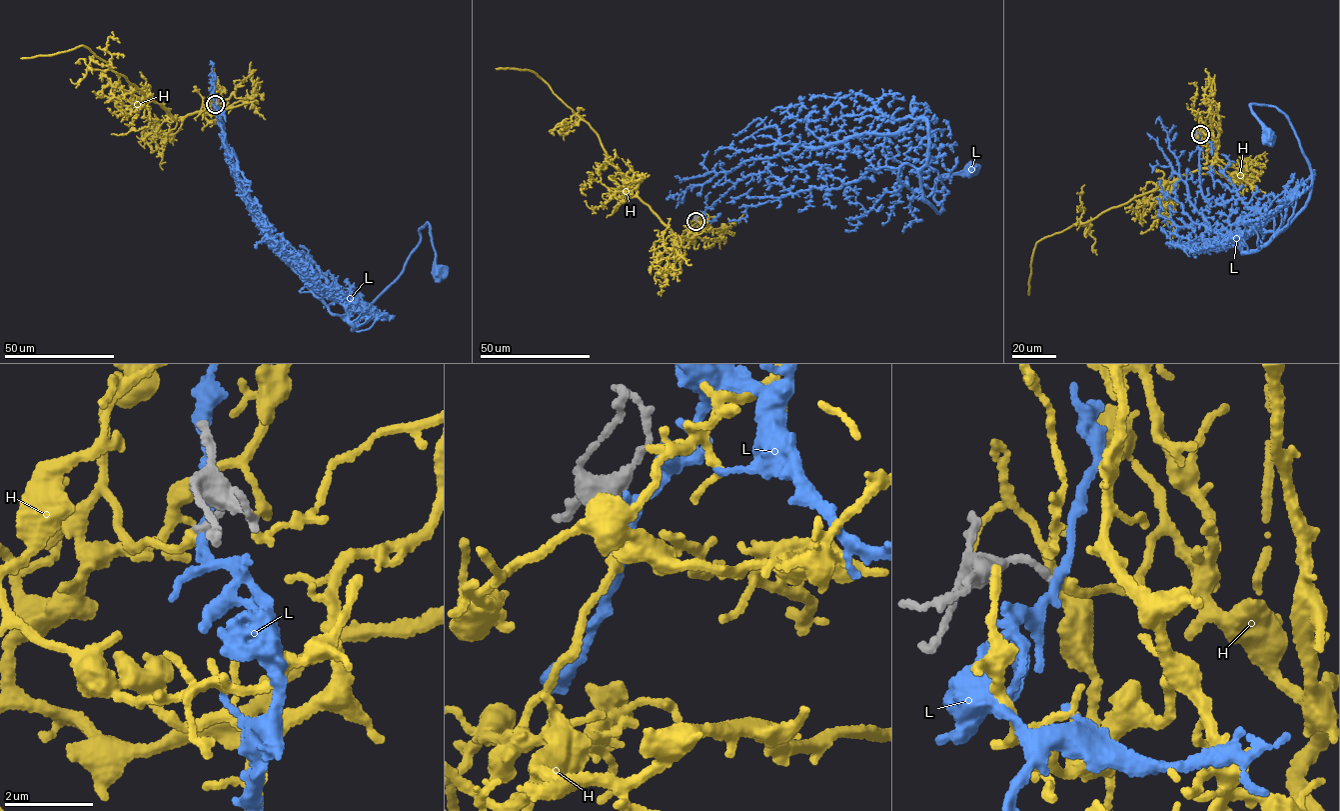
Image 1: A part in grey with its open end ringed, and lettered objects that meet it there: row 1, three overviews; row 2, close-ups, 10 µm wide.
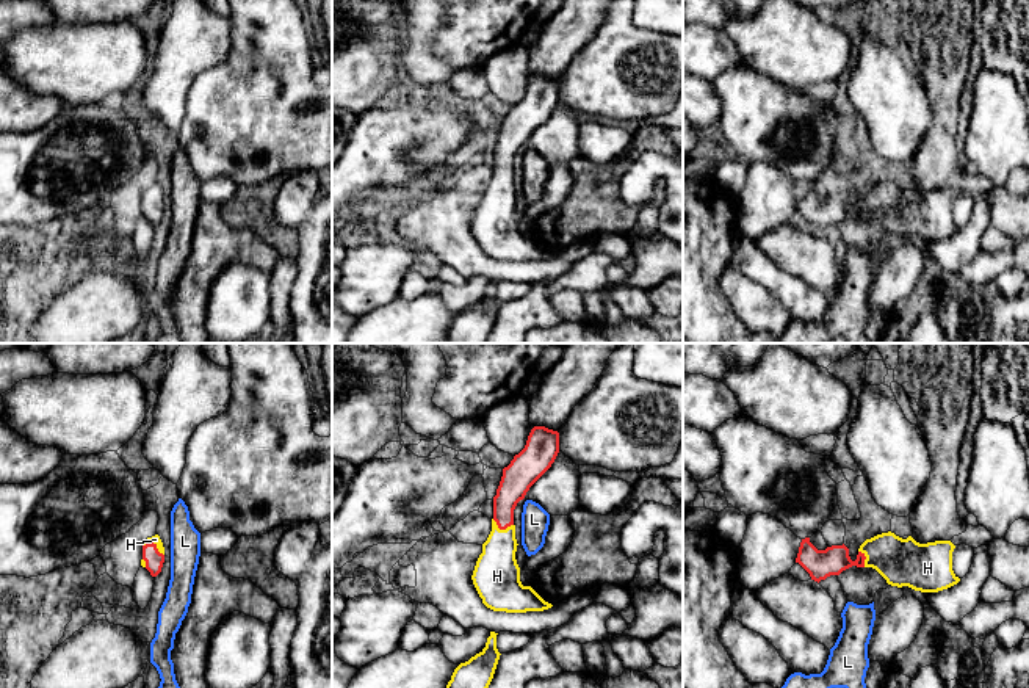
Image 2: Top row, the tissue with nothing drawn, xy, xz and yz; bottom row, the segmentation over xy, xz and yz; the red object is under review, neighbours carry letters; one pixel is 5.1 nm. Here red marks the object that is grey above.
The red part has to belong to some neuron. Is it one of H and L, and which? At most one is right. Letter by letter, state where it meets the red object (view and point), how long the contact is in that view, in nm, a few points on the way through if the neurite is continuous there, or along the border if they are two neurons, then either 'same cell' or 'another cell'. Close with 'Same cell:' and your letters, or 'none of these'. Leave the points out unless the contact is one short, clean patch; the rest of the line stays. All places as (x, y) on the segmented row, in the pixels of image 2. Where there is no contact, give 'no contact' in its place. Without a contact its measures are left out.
H: xy (155, 546) | 120 nm | across xy (154, 560), (155, 546), (155, 539) | same cell
L: no contact | another cell
Same cell: H

